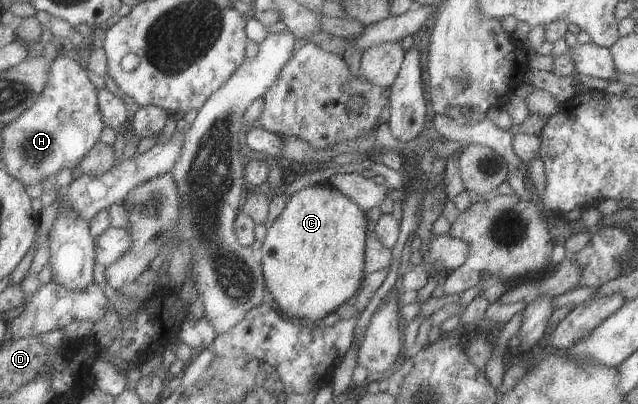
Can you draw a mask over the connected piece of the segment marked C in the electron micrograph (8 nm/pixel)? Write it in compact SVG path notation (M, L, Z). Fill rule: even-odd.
M318 182L288 198L282 213L267 228L261 246L262 265L270 300L289 318L301 318L309 324L321 321L345 302L353 303L366 276L367 237L373 229L365 211L343 191L331 184Z

